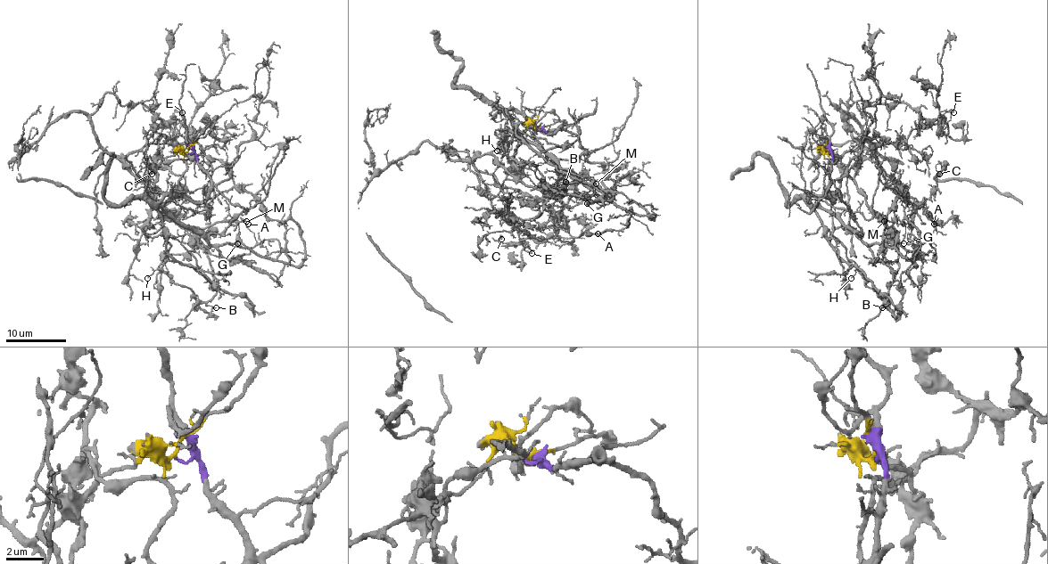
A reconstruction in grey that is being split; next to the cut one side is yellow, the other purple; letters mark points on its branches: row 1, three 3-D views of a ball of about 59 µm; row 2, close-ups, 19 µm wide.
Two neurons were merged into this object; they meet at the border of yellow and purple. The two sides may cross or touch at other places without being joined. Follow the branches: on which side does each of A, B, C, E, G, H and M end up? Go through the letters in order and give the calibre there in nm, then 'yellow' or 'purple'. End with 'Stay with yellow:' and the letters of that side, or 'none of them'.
A: 120 nm | purple
B: 130 nm | yellow
C: 110 nm | yellow
E: 130 nm | yellow
G: 130 nm | yellow
H: 120 nm | purple
M: 130 nm | yellow
Stay with yellow: B, C, E, G, M

